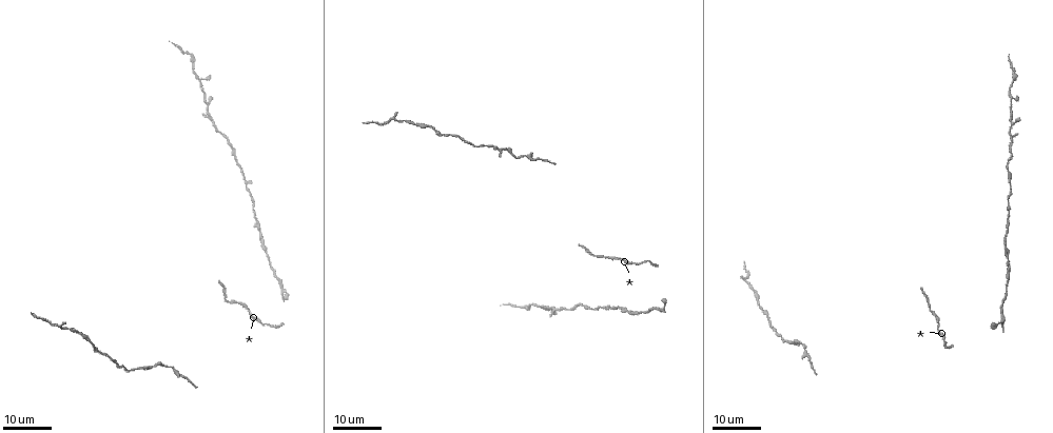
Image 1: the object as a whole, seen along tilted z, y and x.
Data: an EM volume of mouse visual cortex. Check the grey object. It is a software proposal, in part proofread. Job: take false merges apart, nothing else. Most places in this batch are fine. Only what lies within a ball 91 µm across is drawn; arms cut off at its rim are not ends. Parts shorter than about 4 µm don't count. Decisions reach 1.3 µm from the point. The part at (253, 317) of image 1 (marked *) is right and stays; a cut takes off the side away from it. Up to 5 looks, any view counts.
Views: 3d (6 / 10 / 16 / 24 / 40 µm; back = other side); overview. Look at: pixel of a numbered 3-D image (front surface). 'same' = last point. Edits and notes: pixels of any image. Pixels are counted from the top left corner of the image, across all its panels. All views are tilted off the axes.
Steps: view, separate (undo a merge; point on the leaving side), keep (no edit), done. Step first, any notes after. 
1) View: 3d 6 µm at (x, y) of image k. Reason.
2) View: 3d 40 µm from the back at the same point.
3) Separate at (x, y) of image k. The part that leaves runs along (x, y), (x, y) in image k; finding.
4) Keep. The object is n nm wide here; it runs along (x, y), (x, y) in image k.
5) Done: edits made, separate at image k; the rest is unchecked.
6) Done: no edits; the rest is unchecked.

View: 3d 16 µm at (227, 299) of image 1.

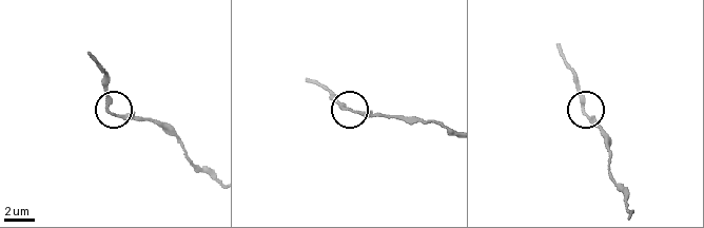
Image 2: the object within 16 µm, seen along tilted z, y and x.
View: 3d 6 µm at (584, 111) of image 2.

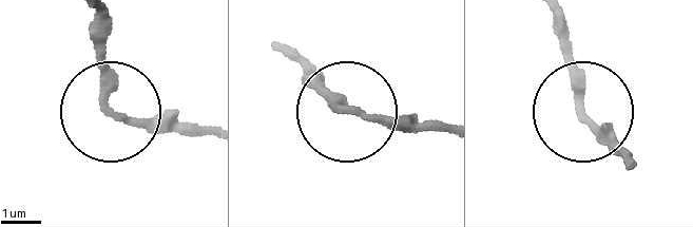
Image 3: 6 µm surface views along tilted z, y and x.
Keep. The object is 190 nm wide here; continuous, no second neuron.

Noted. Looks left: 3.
View: 3d 16 µm at (256, 223) of image 1. Thick turns thin.

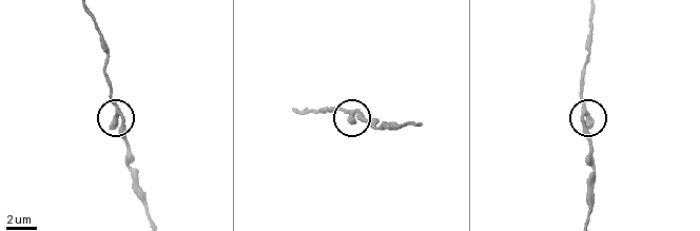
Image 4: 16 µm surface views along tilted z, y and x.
View: 3d 6 µm at (588, 112) of image 4.

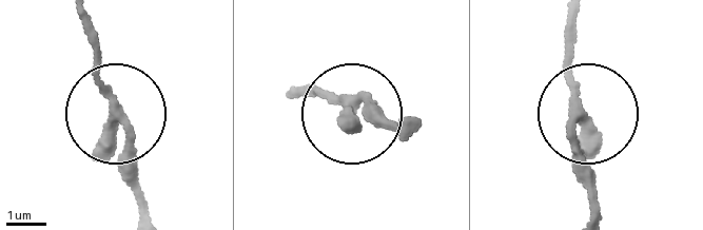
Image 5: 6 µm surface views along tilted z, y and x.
Keep. One neuron here.

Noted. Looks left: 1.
Done: no edits; the rest is unchecked.

